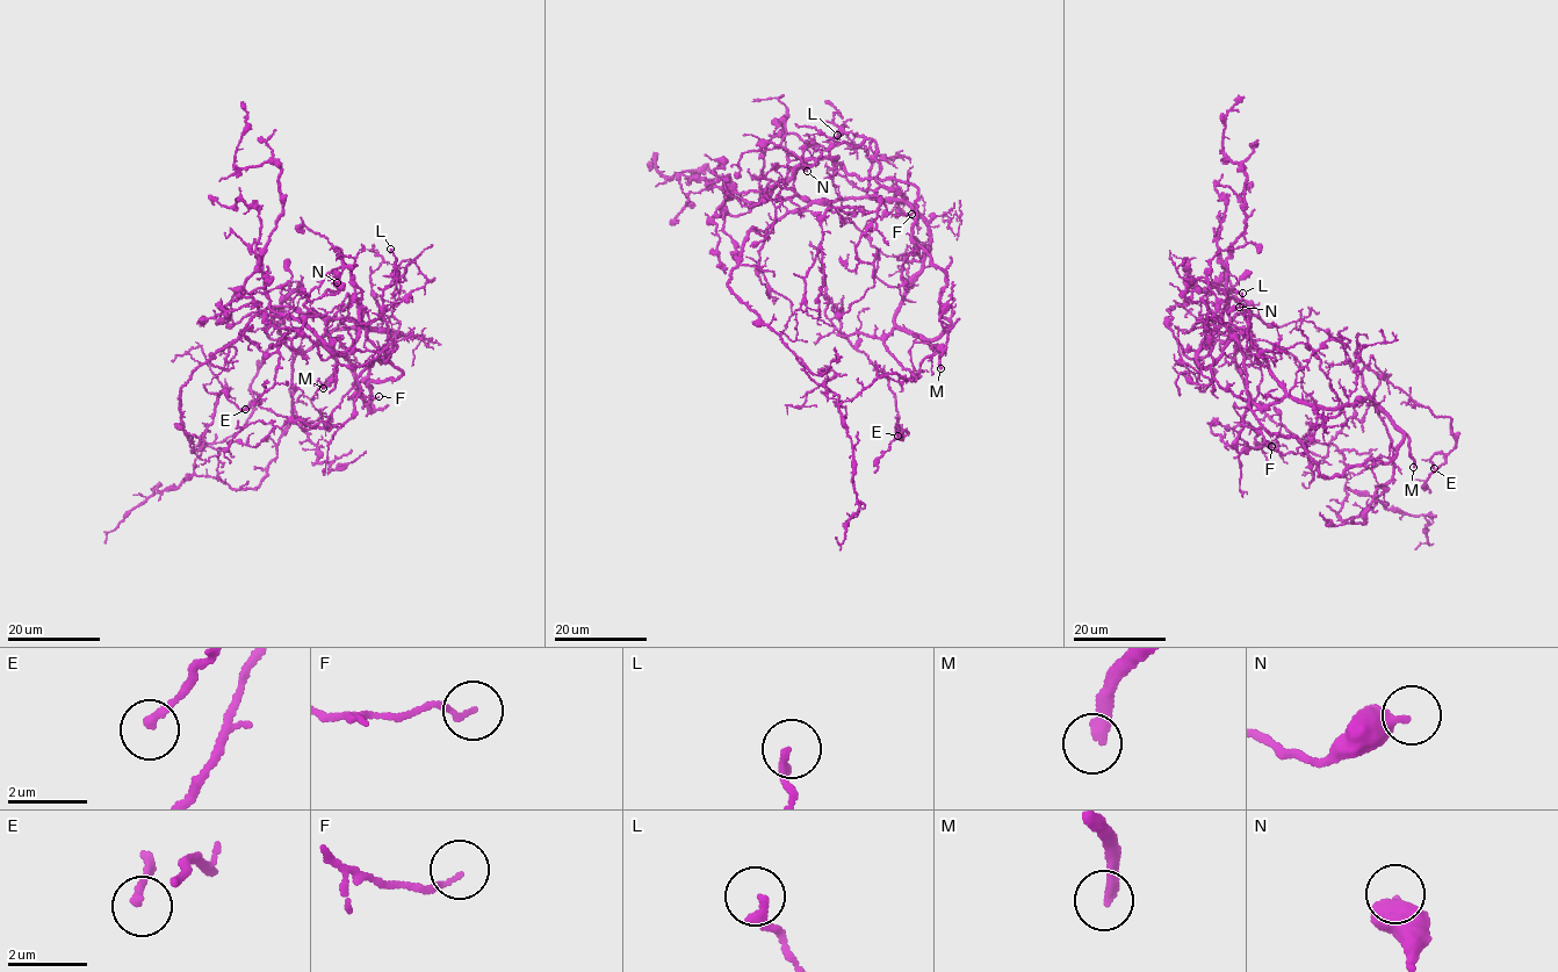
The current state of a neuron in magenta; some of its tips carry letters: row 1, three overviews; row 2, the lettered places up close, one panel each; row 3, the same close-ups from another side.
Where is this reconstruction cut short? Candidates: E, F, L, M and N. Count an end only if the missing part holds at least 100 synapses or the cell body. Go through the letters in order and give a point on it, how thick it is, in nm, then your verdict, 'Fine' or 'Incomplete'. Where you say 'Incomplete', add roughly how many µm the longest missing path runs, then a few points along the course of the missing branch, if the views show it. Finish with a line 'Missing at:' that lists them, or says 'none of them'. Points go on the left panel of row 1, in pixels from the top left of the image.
E: Place: (245, 409). Thickness 190 nm. Fine
F: Place: (379, 396). Thickness 120 nm. Fine
L: Place: (390, 249). Thickness 240 nm. Fine
M: Place: (323, 388). Thickness 280 nm. Incomplete. Missing length about 45 µm. Course of what is missing: (323, 388), (305, 419), (304, 467), (279, 497), (272, 545)
N: Place: (337, 282). Thickness 400 nm. Fine
Missing at: M

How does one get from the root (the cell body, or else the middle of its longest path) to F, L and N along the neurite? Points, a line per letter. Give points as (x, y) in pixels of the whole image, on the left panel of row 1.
F: (402, 336), (396, 336), (386, 357), (373, 360), (359, 378), (362, 394), (379, 396)
L: (402, 336), (397, 338), (374, 331), (367, 324), (392, 307), (396, 257), (390, 249)
N: (402, 336), (389, 362), (368, 338), (361, 290), (343, 263), (340, 289), (323, 294), (337, 292), (337, 282)

